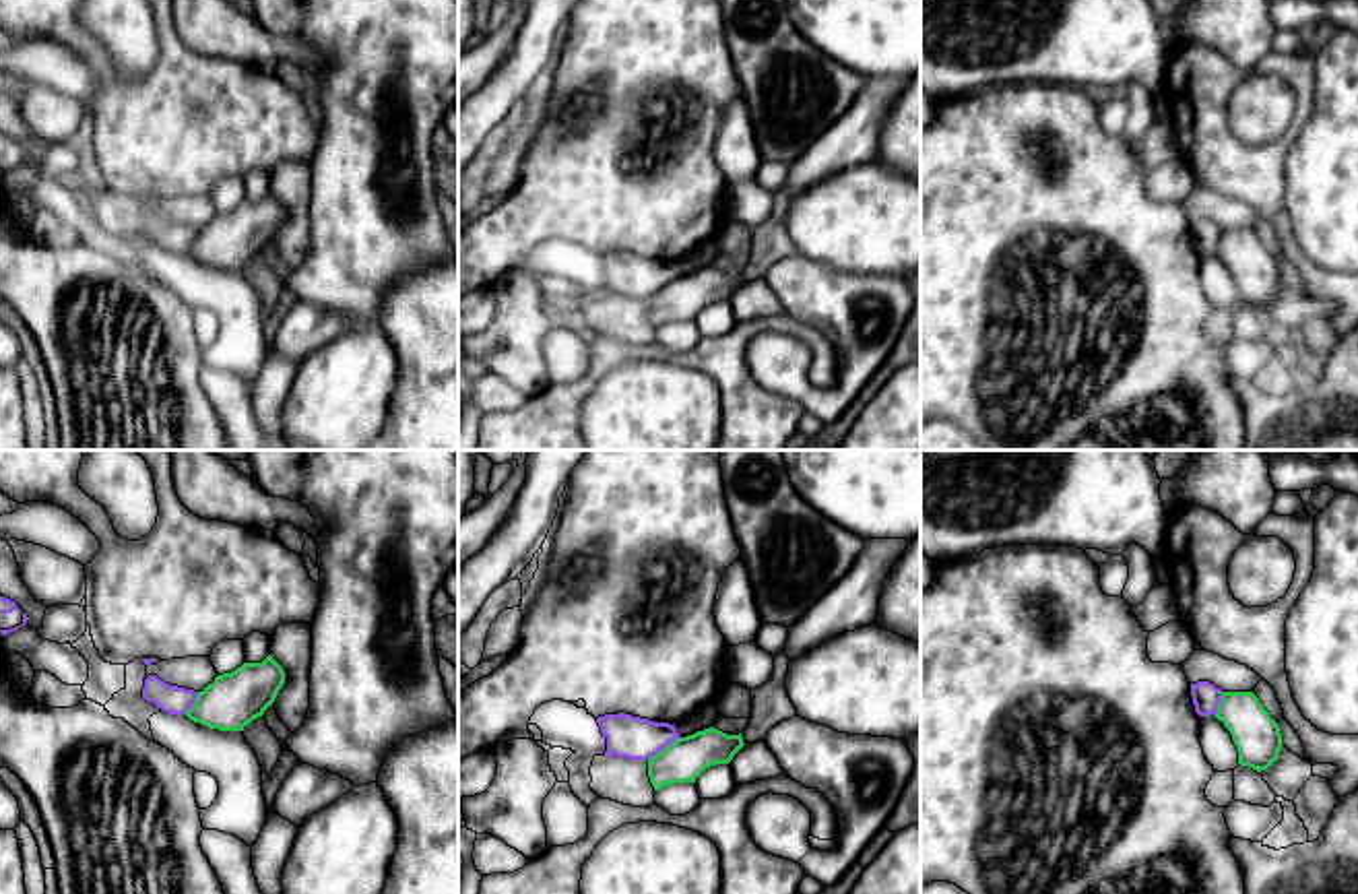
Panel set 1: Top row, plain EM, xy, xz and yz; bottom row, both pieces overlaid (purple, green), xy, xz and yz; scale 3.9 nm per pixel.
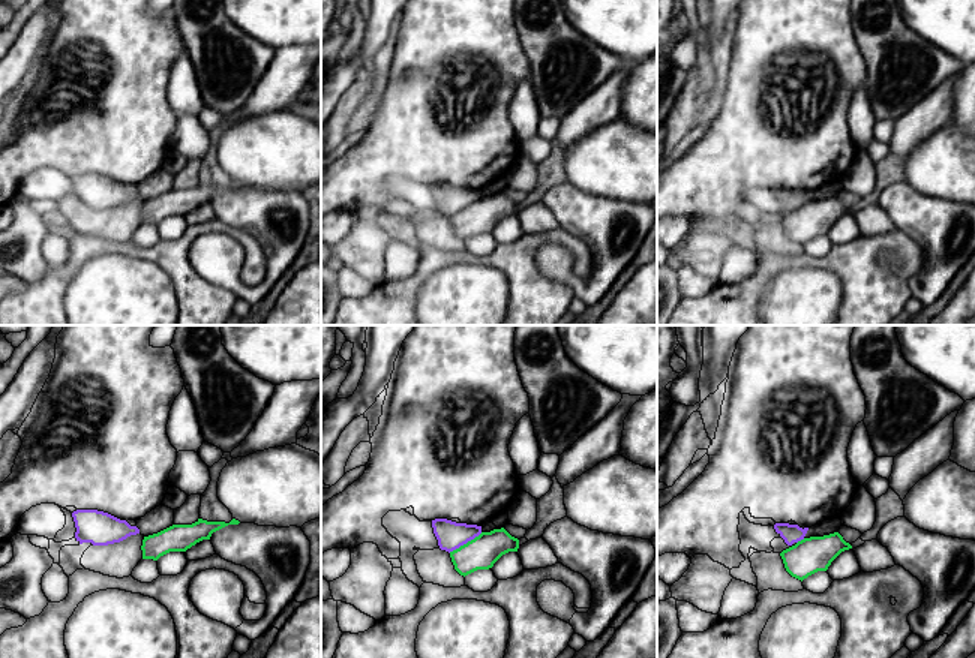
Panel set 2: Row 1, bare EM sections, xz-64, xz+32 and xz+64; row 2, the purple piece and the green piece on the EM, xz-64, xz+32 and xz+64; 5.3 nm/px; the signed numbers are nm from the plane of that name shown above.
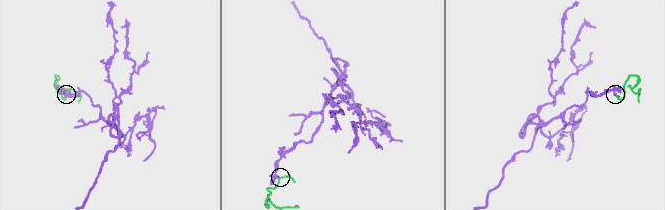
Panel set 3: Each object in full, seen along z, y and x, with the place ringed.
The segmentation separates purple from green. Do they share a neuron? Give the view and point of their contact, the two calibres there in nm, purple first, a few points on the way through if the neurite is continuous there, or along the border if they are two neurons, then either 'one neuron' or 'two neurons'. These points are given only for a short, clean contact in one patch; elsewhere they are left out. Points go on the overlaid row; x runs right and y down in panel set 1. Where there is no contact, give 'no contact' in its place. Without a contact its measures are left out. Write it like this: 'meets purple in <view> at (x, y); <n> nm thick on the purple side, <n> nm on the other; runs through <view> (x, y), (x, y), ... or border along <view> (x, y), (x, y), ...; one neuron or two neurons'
meets purple in xz at (663, 748); 170 nm thick on the purple side, 170 nm on the other; border along xz (680, 738), (649, 760); two neurons

